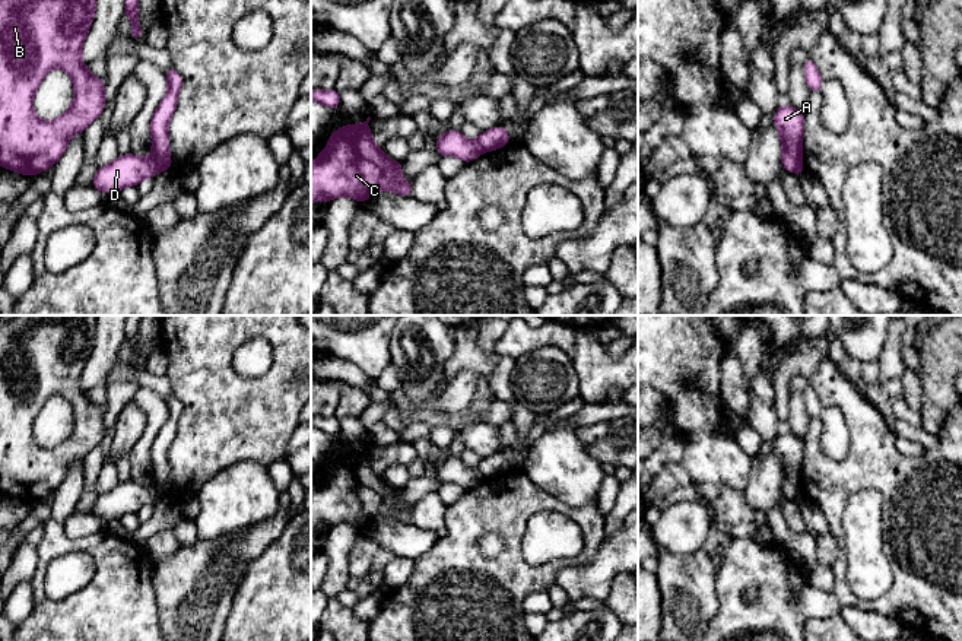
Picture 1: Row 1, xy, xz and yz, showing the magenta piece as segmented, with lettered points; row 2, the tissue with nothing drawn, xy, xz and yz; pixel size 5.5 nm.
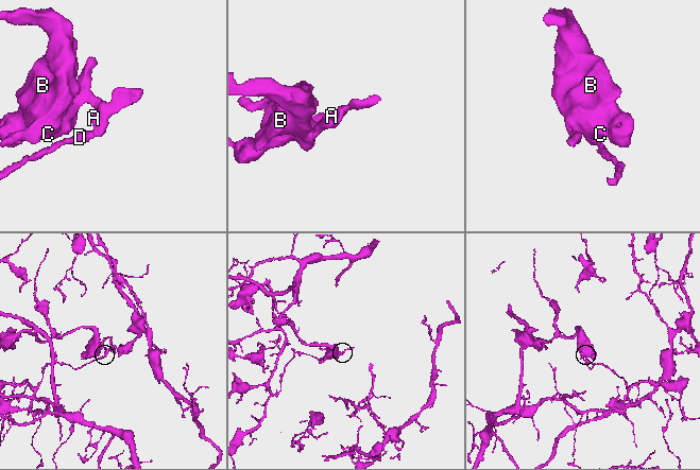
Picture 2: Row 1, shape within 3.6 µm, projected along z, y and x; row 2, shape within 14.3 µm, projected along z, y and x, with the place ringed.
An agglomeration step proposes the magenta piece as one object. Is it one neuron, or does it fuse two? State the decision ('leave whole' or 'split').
split

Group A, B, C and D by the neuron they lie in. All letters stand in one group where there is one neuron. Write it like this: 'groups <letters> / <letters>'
groups A B C / D

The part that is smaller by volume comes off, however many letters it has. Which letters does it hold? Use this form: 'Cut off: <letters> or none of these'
Cut off: A, B, C

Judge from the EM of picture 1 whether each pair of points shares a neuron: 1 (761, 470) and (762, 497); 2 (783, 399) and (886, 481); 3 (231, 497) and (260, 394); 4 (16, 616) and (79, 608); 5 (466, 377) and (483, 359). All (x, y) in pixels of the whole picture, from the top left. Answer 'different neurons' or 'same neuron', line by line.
1: same neuron
2: different neurons
3: different neurons
4: different neurons
5: different neurons

